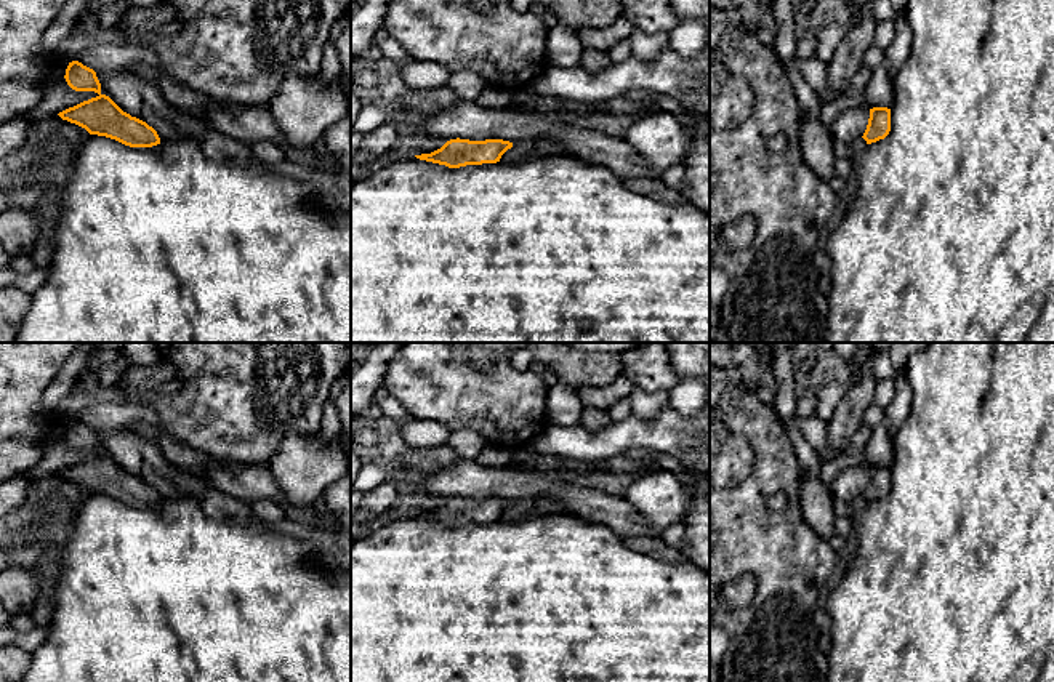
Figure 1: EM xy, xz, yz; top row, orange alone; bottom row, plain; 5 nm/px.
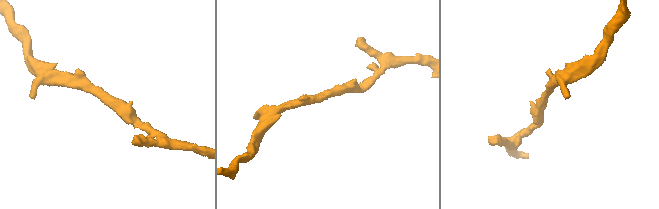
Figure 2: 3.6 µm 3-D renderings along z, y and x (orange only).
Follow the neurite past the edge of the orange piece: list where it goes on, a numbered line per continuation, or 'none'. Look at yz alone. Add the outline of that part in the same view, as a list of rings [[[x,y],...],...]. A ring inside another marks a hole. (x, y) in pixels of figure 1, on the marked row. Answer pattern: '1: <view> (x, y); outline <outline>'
none

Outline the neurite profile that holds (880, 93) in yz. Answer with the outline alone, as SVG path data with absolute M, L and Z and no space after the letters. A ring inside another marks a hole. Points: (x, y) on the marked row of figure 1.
M905 14L894 19L895 34L892 43L884 50L883 62L873 69L863 94L863 107L887 107L894 104L894 82L910 54L911 29Z

